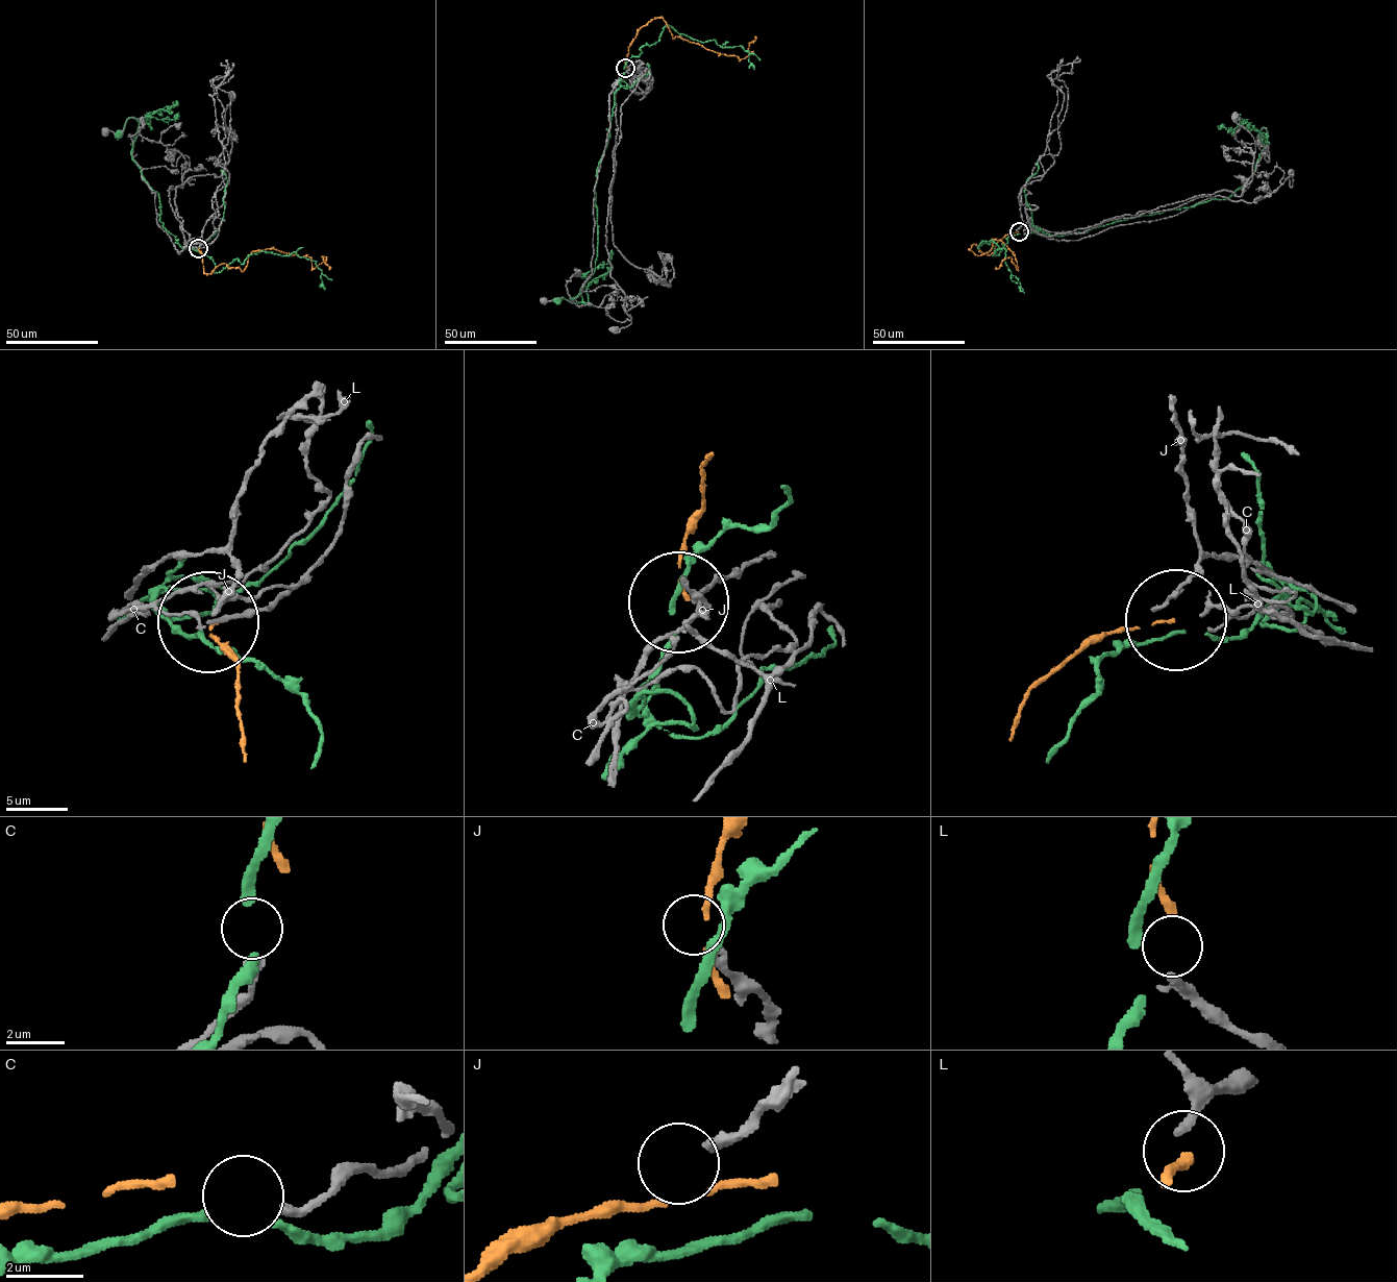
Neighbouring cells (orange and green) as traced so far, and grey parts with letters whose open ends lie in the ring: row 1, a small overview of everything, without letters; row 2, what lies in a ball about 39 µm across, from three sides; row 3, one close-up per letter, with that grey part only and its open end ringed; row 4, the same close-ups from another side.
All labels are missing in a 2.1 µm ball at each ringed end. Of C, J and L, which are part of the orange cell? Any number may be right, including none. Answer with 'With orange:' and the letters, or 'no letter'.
With orange: L

